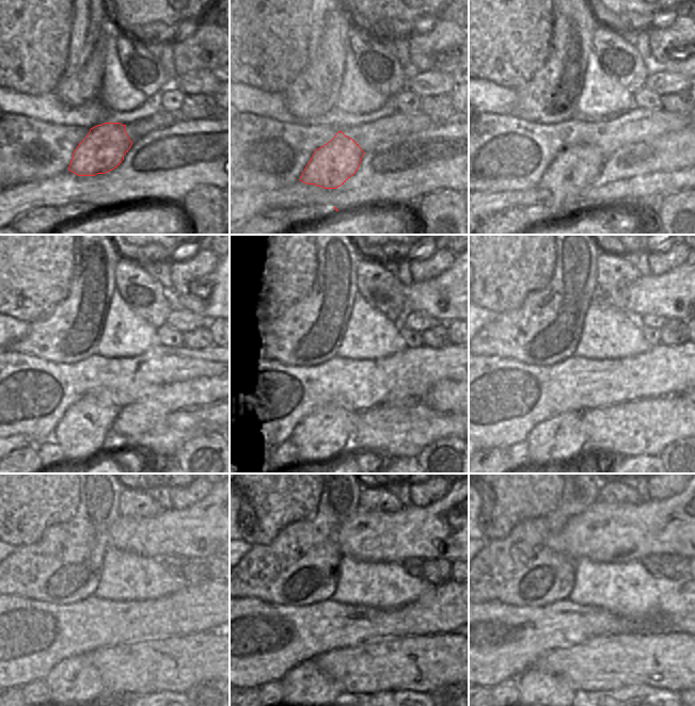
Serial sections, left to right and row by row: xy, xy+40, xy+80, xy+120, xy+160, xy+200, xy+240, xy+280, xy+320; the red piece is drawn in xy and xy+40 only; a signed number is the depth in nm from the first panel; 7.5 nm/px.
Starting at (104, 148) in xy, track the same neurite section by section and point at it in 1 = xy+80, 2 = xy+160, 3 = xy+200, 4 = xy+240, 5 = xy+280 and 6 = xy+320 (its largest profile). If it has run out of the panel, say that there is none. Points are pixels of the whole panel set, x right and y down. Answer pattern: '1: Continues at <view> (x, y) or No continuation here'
1: Continues at xy+80 (561, 189)
2: Continues at xy+160 (324, 435)
3: Continues at xy+200 (559, 440)
4: Continues at xy+240 (75, 683)
5: Continues at xy+280 (305, 686)
6: Continues at xy+320 (538, 690).

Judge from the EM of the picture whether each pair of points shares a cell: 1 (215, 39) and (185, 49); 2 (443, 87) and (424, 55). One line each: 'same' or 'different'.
1: same
2: different

